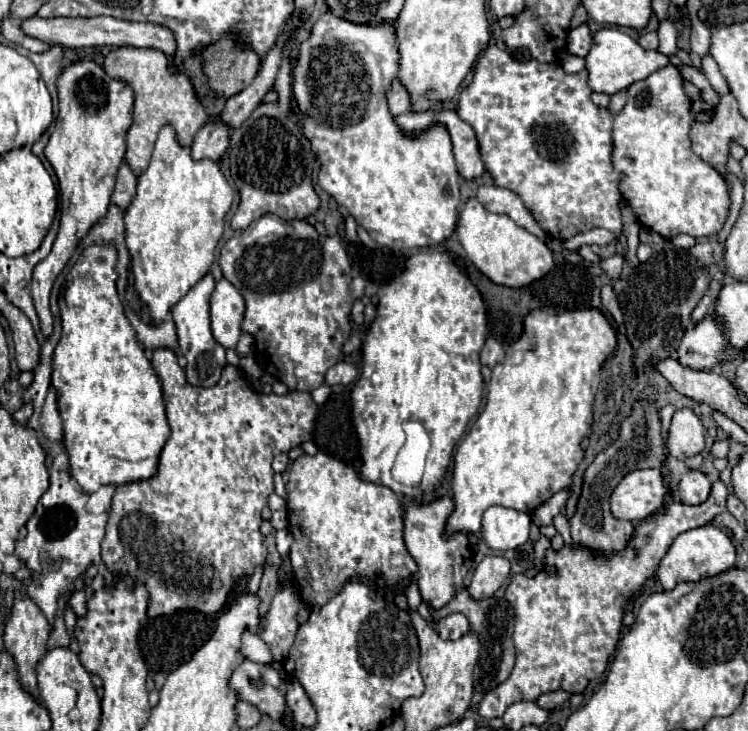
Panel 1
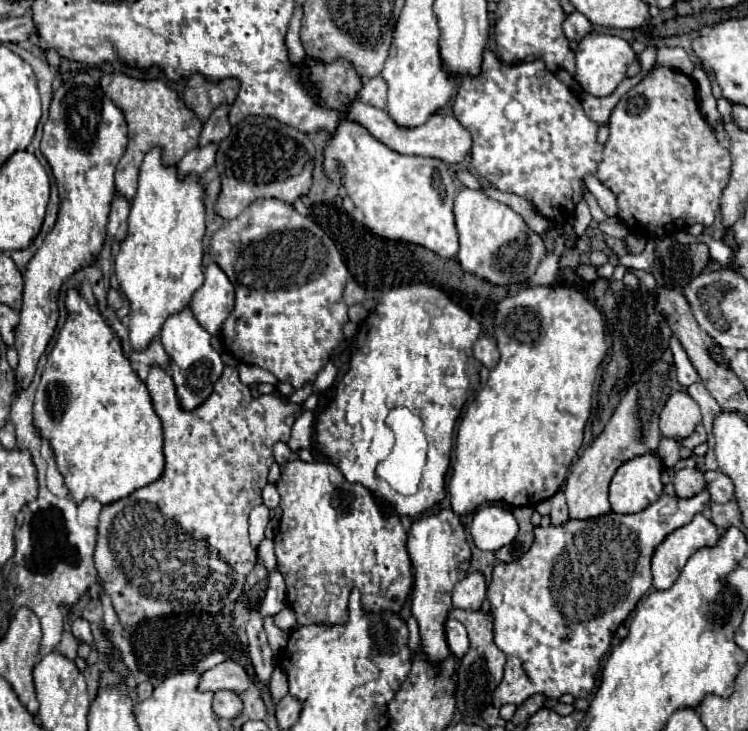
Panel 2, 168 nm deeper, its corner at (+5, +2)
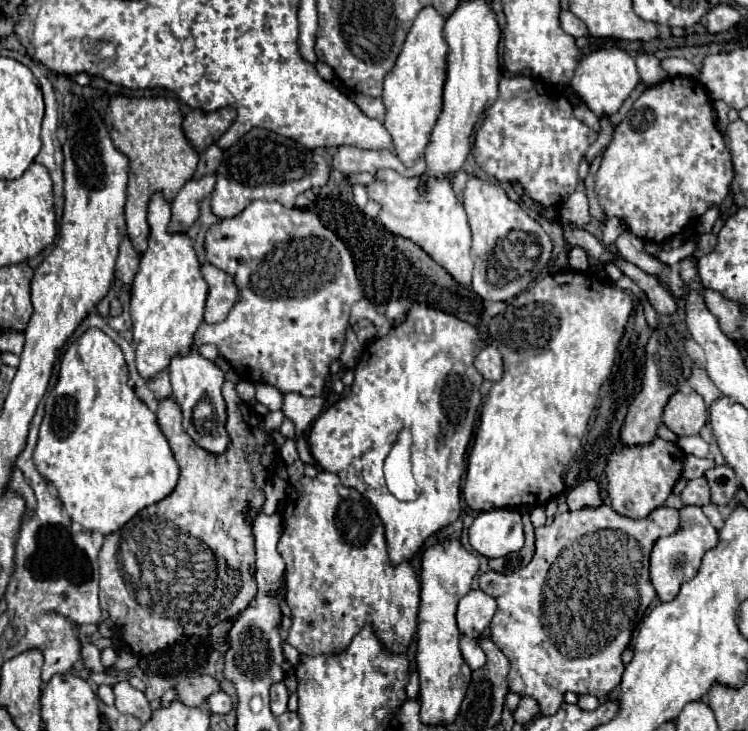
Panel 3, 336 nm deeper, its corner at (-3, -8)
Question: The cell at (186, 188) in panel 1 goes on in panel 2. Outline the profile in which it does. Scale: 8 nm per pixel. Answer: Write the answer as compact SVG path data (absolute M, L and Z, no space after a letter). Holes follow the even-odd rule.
M152 148L140 166L138 192L130 206L128 218L128 238L120 244L120 252L116 256L116 278L120 282L120 290L130 302L130 344L136 352L148 348L148 344L158 338L158 332L168 316L178 314L188 308L192 294L204 282L204 266L202 266L202 236L204 236L204 190L200 188L200 180L196 176L188 176L184 180L178 178L176 168L166 168L160 160L160 150Z

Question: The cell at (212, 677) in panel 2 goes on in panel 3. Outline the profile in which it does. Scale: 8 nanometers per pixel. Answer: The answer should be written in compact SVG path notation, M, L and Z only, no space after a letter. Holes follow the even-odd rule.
M194 676L180 680L176 684L178 690L178 700L182 700L188 706L200 706L206 702L214 692L220 692L220 682L212 676Z

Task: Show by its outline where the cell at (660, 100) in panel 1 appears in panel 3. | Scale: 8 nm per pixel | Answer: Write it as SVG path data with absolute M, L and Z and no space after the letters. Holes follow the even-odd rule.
M678 76L646 88L632 104L626 118L616 126L614 138L604 150L600 170L596 172L596 194L604 212L620 218L634 236L644 242L662 244L680 234L706 210L720 206L730 192L732 178L732 156L712 118L712 104L706 88L702 88L696 78Z

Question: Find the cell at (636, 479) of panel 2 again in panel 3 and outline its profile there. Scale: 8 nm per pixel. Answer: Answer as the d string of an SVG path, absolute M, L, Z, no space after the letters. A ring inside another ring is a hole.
M662 438L654 440L654 444L638 448L614 448L606 464L608 496L612 500L614 512L632 520L640 520L646 518L654 508L662 506L682 474L682 458L684 452Z

